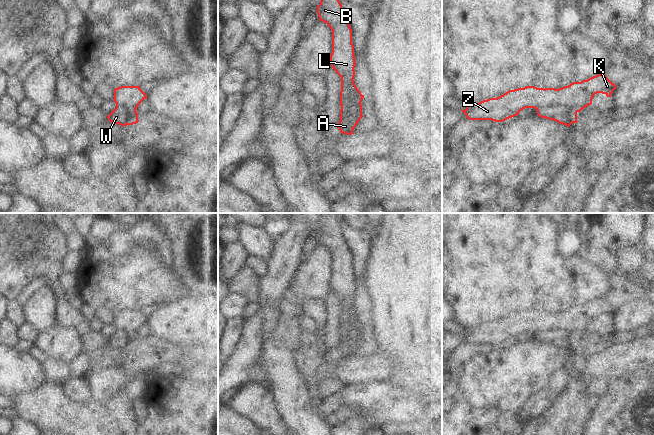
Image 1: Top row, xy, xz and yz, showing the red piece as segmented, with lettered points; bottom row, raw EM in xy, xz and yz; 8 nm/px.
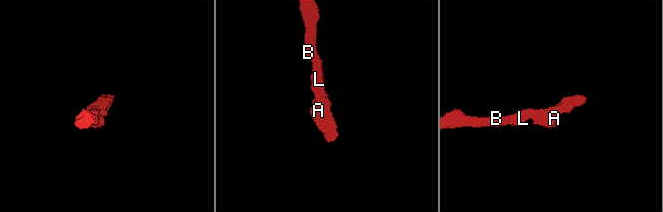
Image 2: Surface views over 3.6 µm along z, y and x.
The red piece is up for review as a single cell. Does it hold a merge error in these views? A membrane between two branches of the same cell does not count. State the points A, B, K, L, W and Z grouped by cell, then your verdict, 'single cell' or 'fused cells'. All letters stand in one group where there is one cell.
A B K L Z / W | fused cells

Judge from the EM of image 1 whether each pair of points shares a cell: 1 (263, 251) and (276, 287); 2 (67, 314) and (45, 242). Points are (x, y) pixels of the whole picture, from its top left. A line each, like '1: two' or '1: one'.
1: two
2: one

